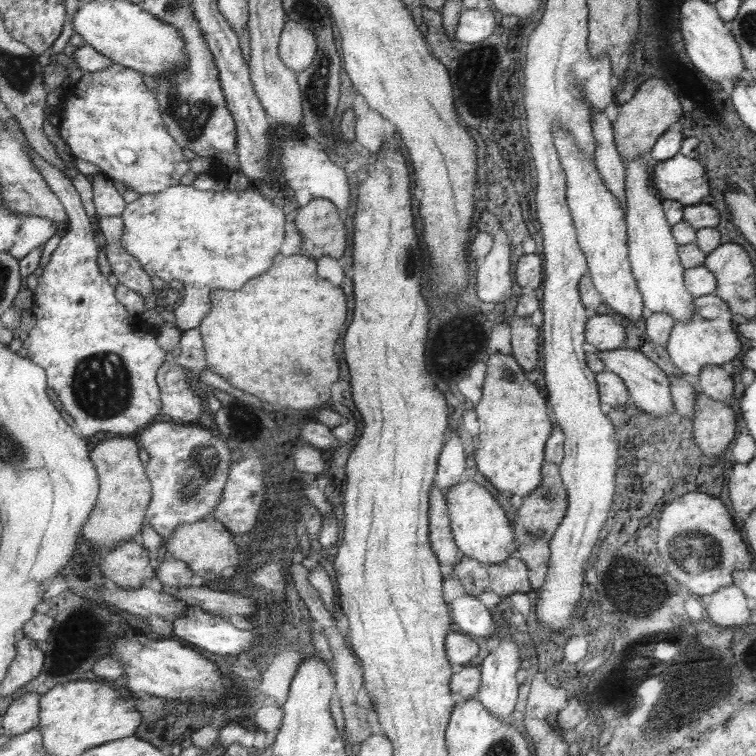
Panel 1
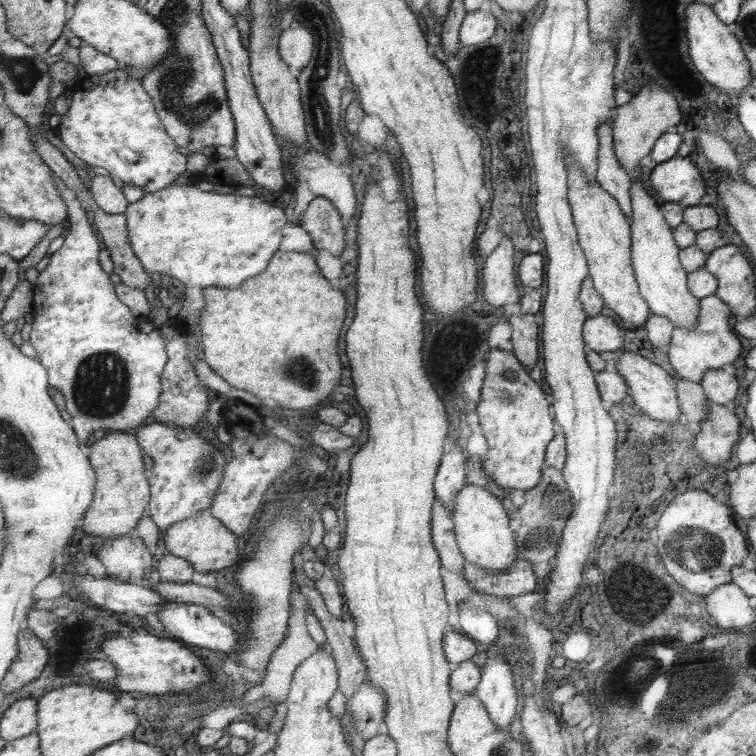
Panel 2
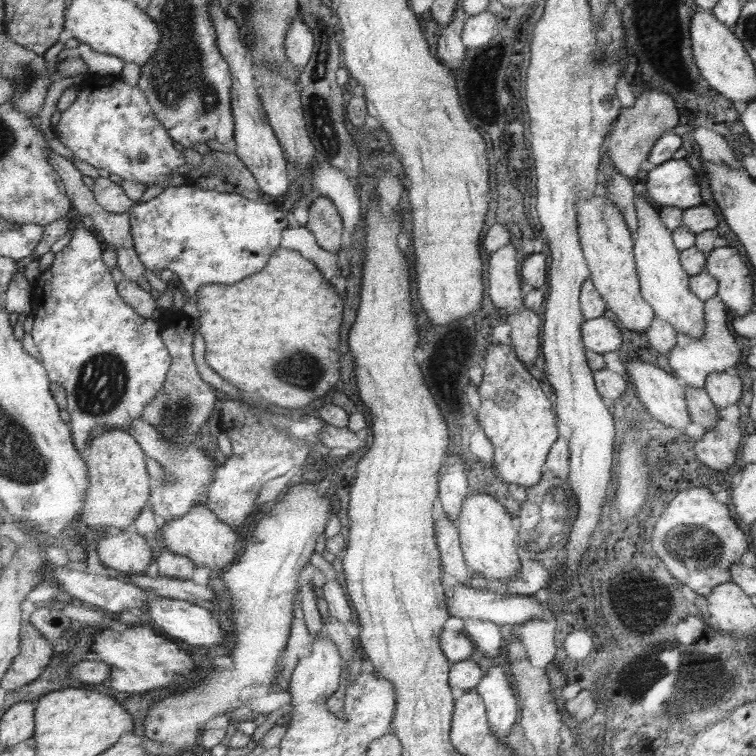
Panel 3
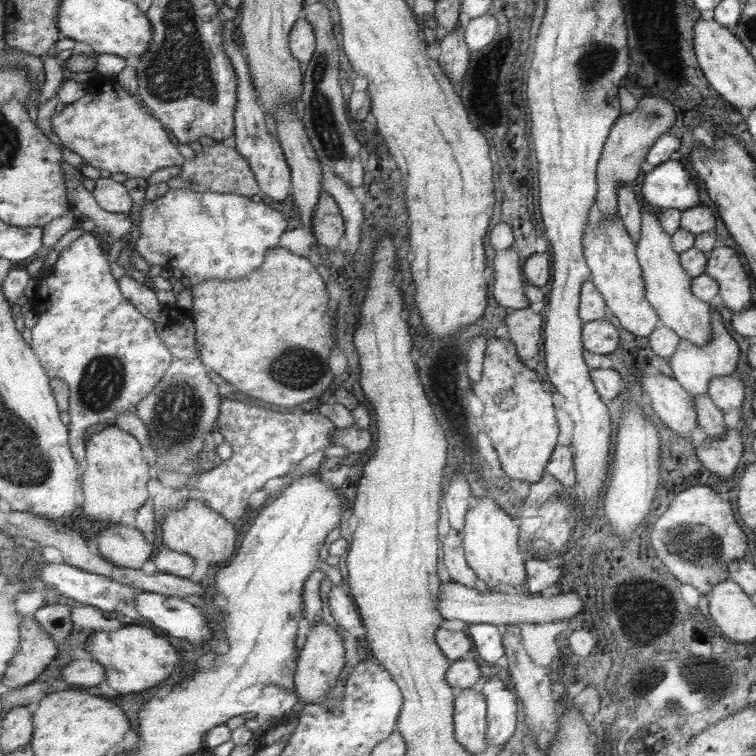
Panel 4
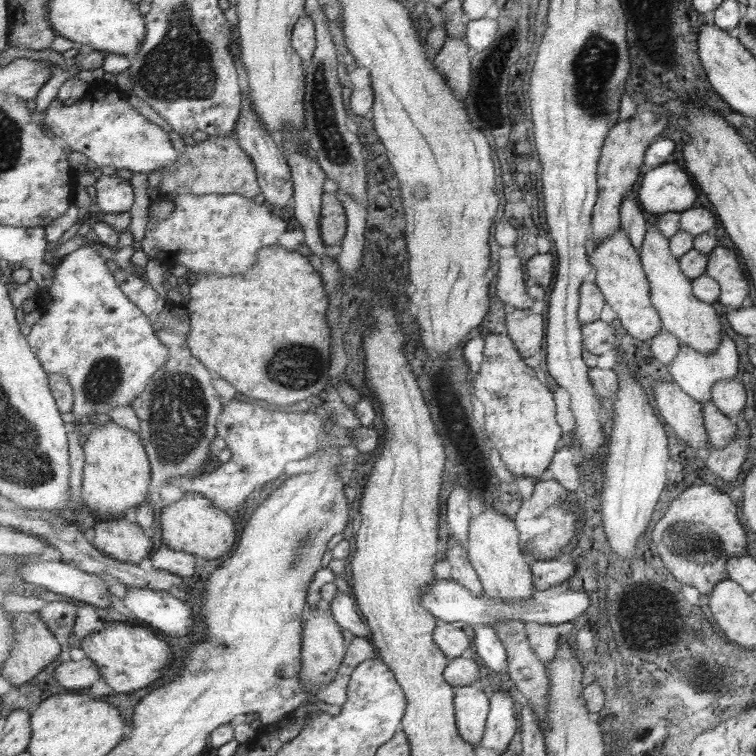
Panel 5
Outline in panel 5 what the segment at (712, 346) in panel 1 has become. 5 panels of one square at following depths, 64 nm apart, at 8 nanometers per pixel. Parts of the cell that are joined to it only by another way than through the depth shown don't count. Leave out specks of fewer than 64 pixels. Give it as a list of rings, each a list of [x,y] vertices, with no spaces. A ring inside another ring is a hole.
[[[723,334],[723,344],[721,344],[715,352],[711,352],[711,354],[707,354],[707,356],[697,354],[693,348],[689,348],[689,346],[683,344],[683,346],[679,348],[677,356],[673,358],[673,362],[667,366],[667,372],[669,372],[669,376],[673,378],[673,382],[679,384],[679,388],[681,388],[683,392],[687,392],[687,396],[691,396],[691,398],[693,398],[695,402],[699,402],[699,404],[707,404],[707,402],[713,400],[711,390],[713,390],[713,386],[715,386],[719,380],[735,380],[737,366],[739,366],[739,364],[737,364],[735,344],[731,342],[731,338],[727,338],[727,334]]]

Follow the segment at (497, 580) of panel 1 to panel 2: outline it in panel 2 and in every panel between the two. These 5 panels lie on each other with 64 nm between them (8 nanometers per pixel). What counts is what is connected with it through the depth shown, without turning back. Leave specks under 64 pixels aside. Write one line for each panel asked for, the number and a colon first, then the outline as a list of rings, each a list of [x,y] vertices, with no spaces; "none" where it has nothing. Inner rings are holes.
2: [[[517,560],[515,568],[509,568],[507,572],[489,572],[477,564],[467,562],[465,580],[469,582],[471,590],[499,598],[535,594],[539,590],[545,590],[545,584],[539,582],[535,564],[527,560]]]

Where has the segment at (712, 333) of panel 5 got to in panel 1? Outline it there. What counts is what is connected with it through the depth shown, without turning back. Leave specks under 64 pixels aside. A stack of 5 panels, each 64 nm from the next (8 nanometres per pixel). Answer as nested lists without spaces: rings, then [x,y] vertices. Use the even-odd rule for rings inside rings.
[[[643,158],[623,160],[625,168],[625,224],[627,224],[627,246],[629,246],[629,262],[633,276],[637,280],[637,288],[643,296],[645,312],[665,312],[675,322],[687,322],[695,314],[695,296],[685,286],[685,266],[679,258],[679,244],[673,238],[671,224],[665,222],[661,210],[661,200],[649,188],[649,176]]]

